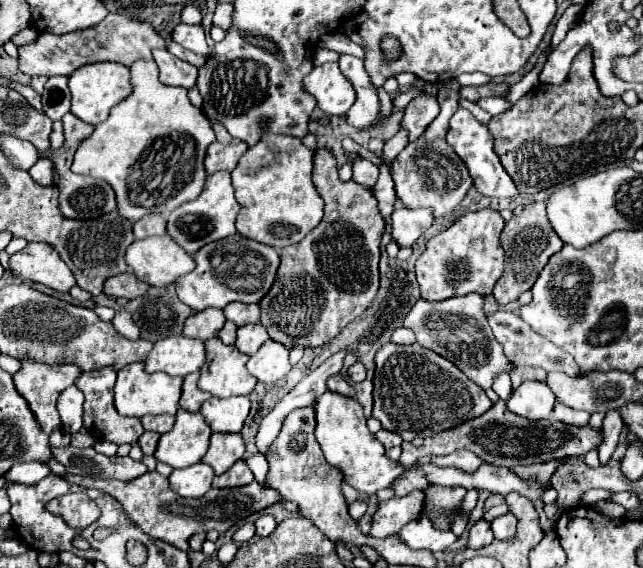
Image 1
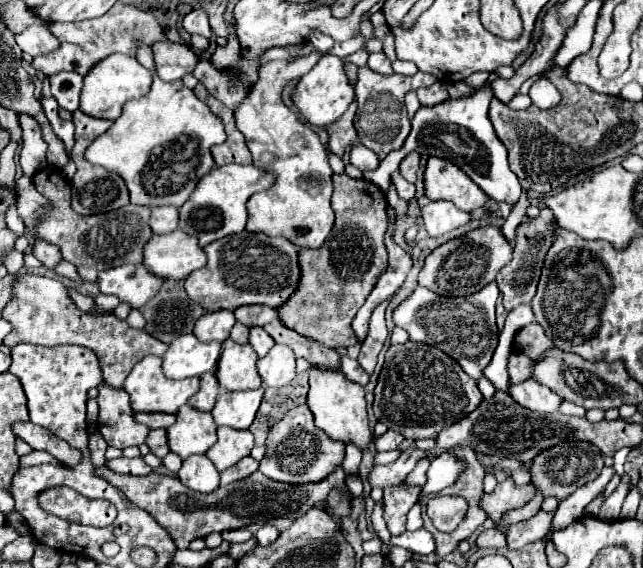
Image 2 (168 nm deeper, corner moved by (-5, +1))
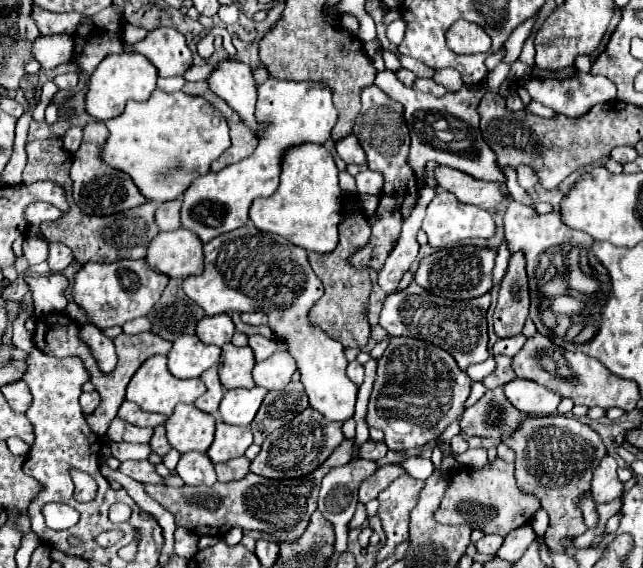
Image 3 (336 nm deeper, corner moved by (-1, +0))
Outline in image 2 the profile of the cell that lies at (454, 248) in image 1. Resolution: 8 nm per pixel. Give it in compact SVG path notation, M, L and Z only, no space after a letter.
M481 226L475 228L461 238L453 238L441 246L437 246L427 258L419 272L419 286L433 290L439 296L467 296L483 286L491 284L497 272L511 260L511 244L503 238L501 228L497 226Z

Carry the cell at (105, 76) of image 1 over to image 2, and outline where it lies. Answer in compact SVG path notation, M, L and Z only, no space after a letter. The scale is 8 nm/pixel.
M113 54L93 66L85 74L83 80L83 90L81 90L81 102L79 108L93 118L105 118L105 120L115 120L121 114L121 106L131 100L131 98L141 98L143 94L149 92L151 86L151 72L143 68L135 58L125 56L125 54Z

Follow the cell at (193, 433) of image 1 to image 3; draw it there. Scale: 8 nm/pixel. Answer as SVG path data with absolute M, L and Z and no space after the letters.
M179 403L175 413L167 419L167 439L179 453L201 451L205 453L215 435L215 417L199 411L195 405Z

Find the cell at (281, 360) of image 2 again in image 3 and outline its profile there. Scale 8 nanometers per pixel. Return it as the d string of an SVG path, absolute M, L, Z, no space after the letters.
M277 349L275 355L255 365L253 379L255 379L255 385L259 387L283 389L291 381L291 375L295 371L297 371L295 359L285 349Z

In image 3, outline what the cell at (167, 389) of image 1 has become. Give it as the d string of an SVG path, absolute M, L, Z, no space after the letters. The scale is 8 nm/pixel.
M155 355L149 357L139 371L133 375L133 379L127 385L127 399L137 403L147 413L159 413L159 415L171 415L173 407L177 403L193 403L197 397L205 393L205 385L201 379L175 379L167 369L167 357Z

